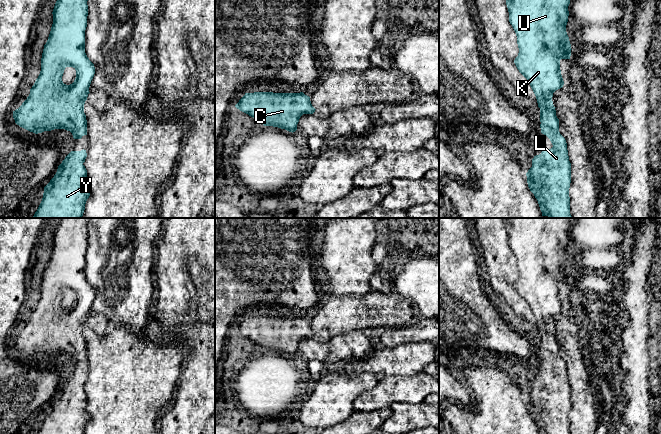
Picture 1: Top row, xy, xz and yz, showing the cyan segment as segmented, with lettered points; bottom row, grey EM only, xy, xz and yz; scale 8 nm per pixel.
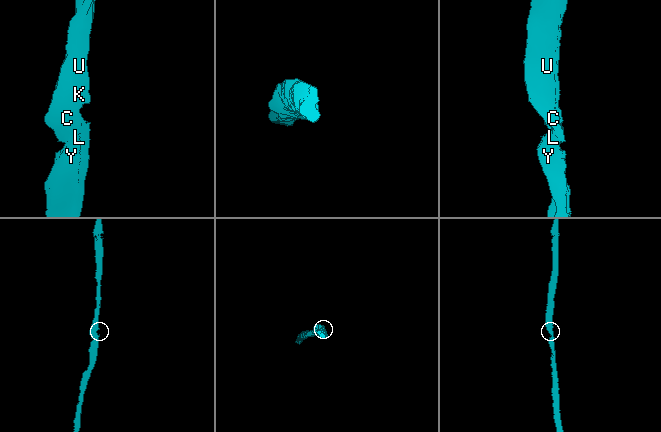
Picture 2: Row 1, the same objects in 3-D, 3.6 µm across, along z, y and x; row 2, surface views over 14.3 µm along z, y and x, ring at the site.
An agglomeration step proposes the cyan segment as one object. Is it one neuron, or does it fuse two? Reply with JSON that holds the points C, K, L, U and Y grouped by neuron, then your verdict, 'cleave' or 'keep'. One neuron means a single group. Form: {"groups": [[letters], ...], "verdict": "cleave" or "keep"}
{"groups": [["C", "K", "L", "U", "Y"]], "verdict": "keep"}

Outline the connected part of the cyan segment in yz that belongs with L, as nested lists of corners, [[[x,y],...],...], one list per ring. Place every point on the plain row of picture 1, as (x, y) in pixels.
[[[505,218],[509,246],[516,257],[519,272],[514,287],[519,296],[527,303],[536,320],[540,332],[541,357],[546,359],[553,369],[551,373],[544,374],[539,379],[534,380],[532,391],[526,397],[528,411],[537,423],[540,434],[570,434],[571,387],[566,364],[559,356],[559,343],[556,340],[556,331],[552,325],[553,317],[564,309],[560,284],[570,283],[571,280],[571,268],[566,256],[570,220],[571,218]]]

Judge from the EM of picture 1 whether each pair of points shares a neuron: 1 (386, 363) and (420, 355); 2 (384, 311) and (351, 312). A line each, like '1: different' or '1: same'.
1: same
2: same

